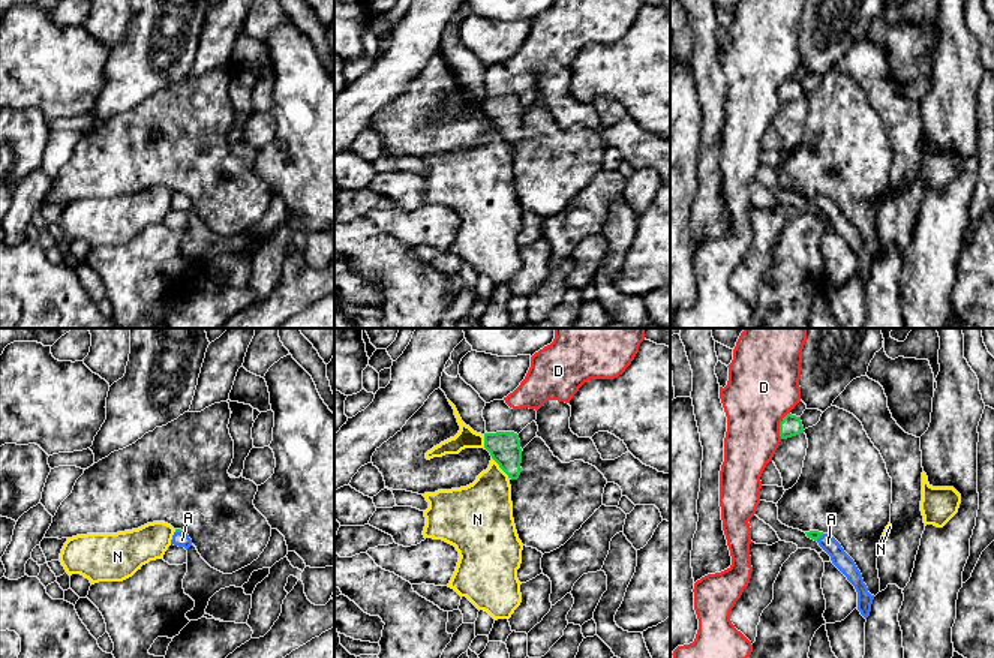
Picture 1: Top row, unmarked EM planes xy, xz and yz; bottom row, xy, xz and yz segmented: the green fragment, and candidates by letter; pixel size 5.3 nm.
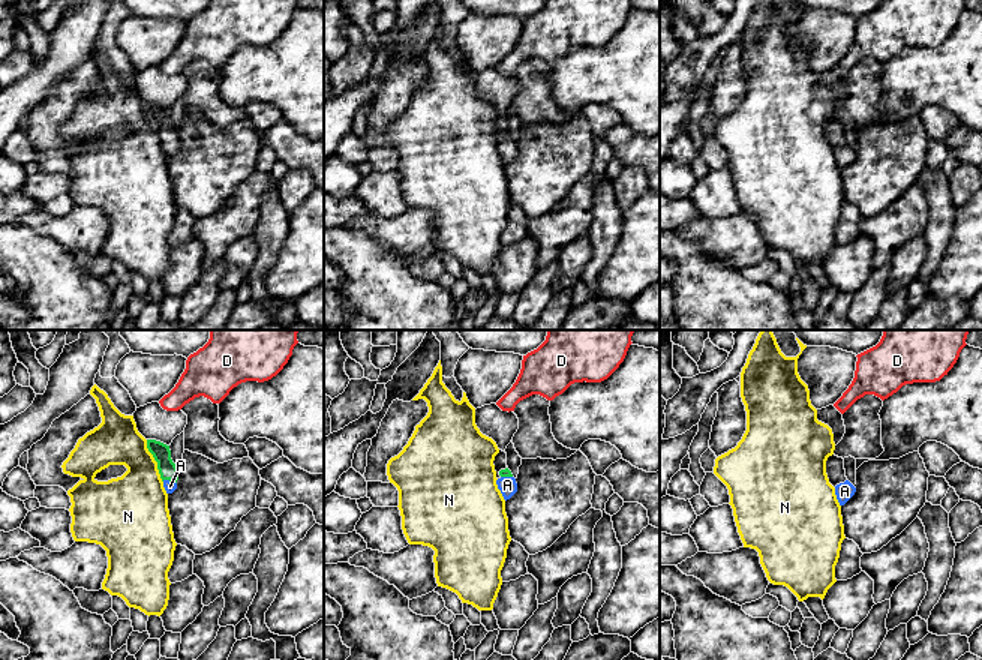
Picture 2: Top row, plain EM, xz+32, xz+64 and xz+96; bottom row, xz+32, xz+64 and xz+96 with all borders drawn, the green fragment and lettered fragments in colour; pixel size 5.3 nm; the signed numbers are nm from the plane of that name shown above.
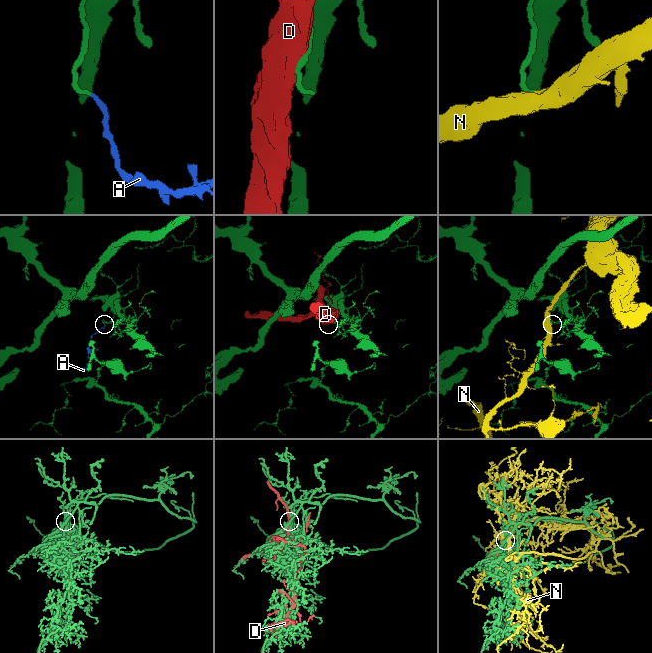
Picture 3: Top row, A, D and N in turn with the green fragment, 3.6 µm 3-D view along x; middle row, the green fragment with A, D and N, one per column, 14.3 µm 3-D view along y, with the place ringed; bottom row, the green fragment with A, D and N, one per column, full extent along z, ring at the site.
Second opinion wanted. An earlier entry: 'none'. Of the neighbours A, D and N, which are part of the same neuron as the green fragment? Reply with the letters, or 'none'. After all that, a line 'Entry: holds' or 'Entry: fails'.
A
Entry: fails

